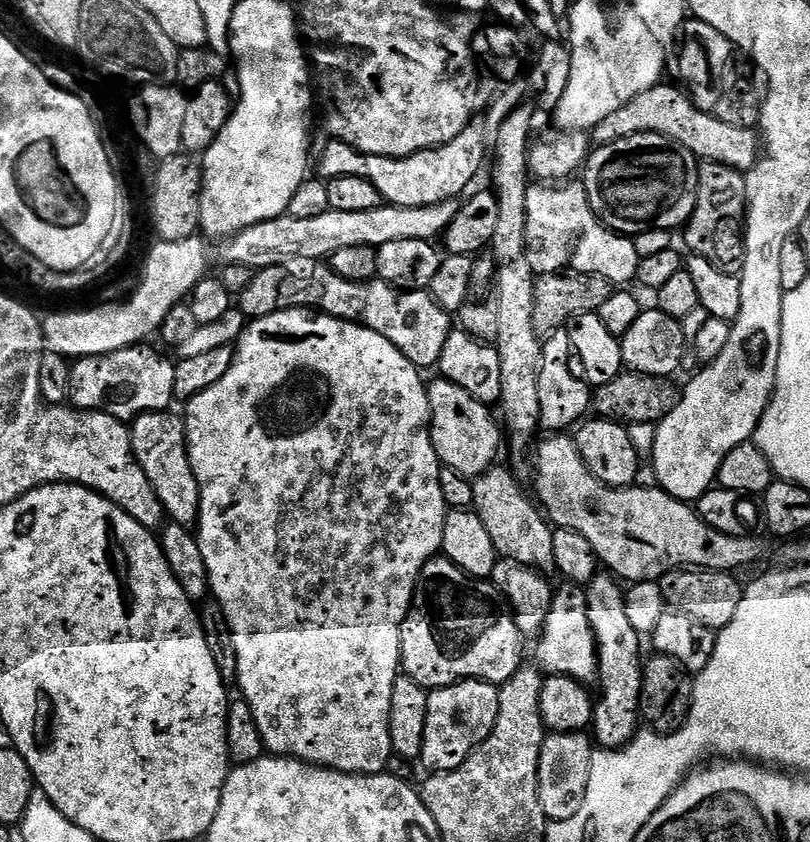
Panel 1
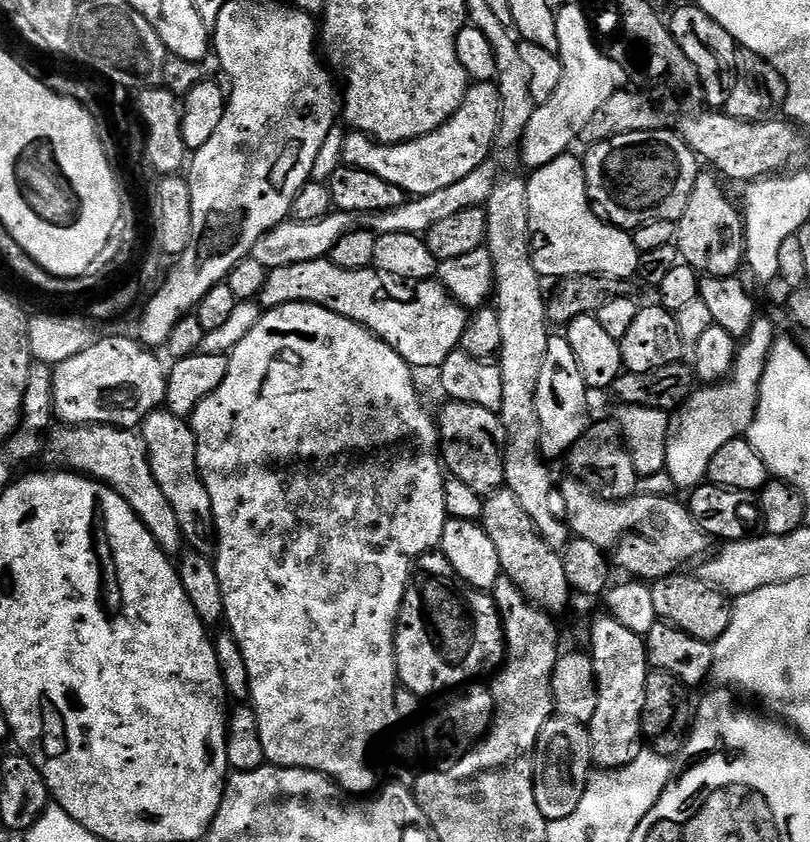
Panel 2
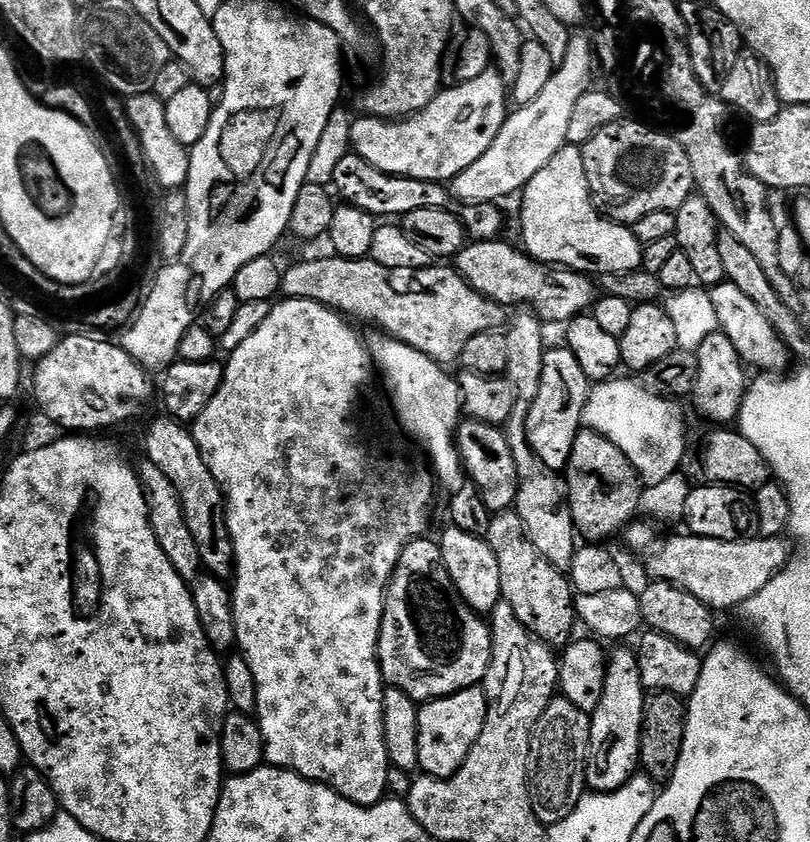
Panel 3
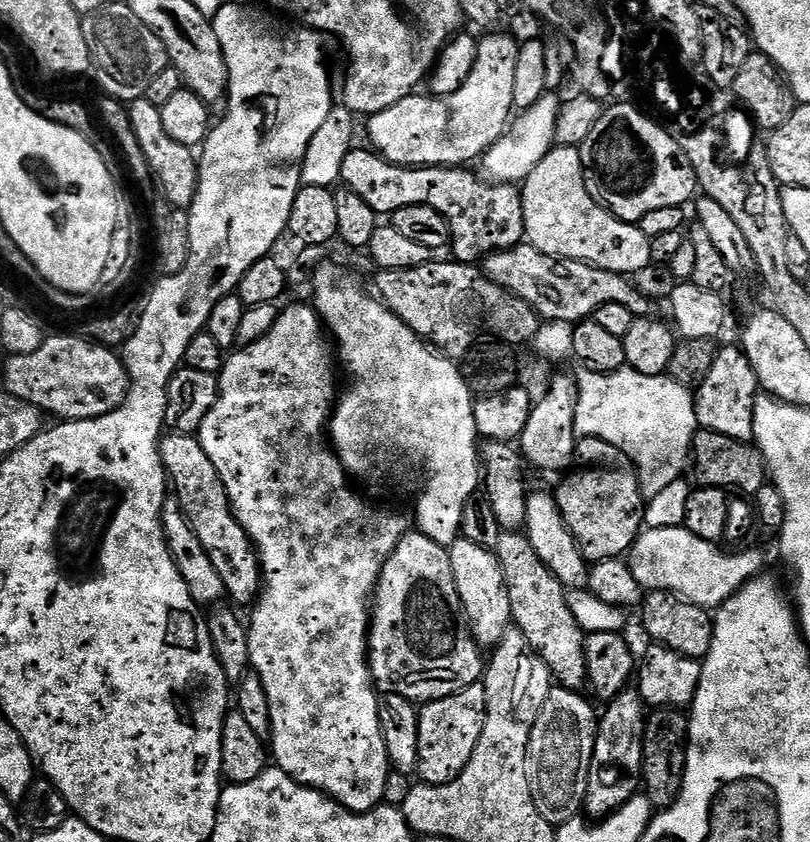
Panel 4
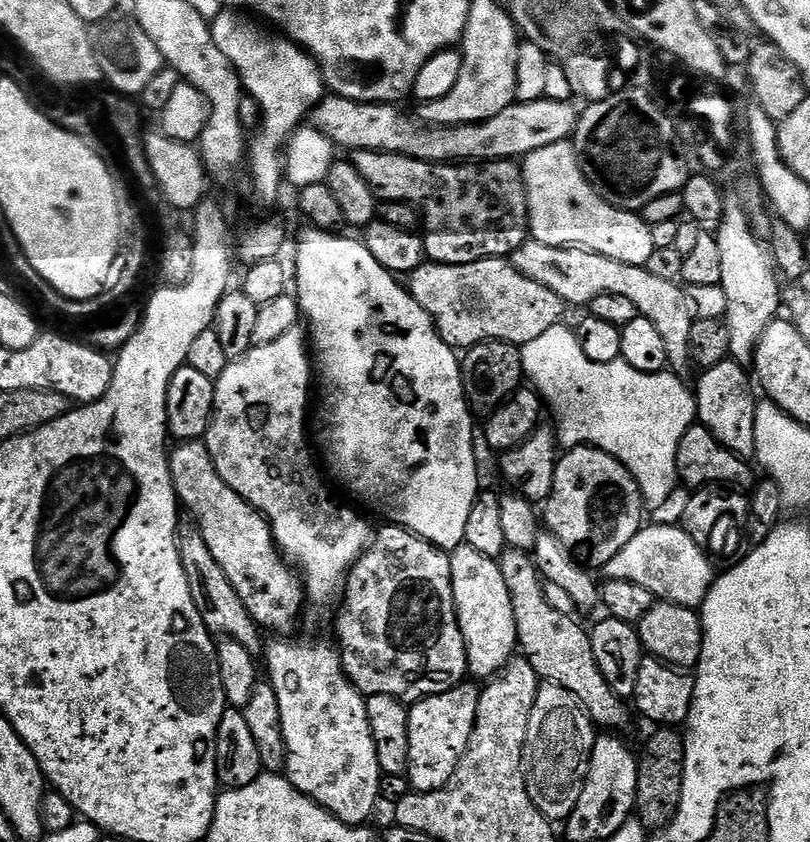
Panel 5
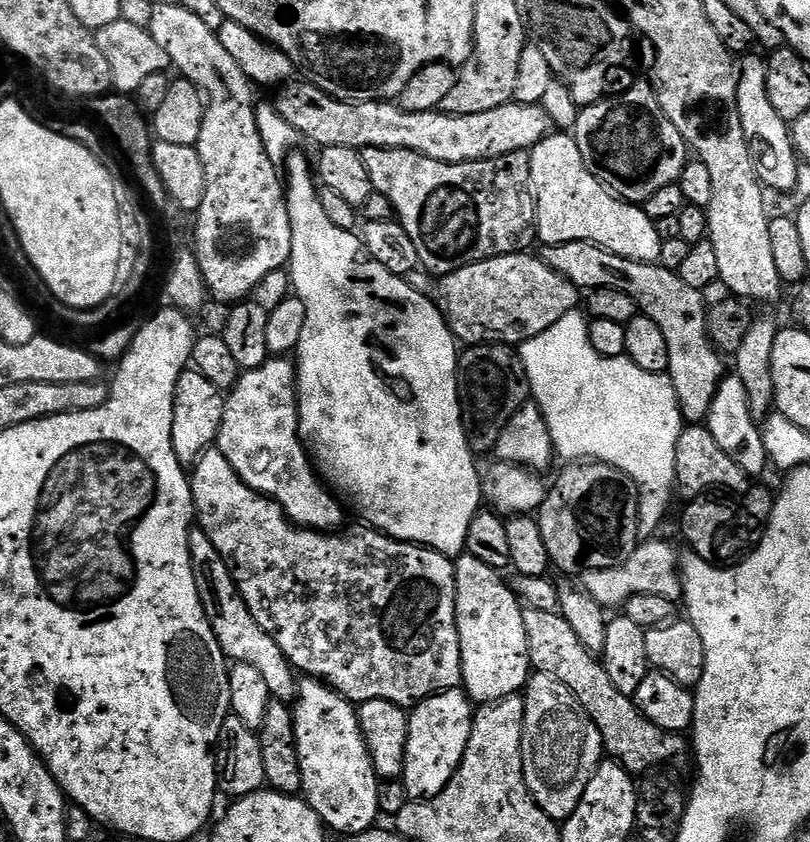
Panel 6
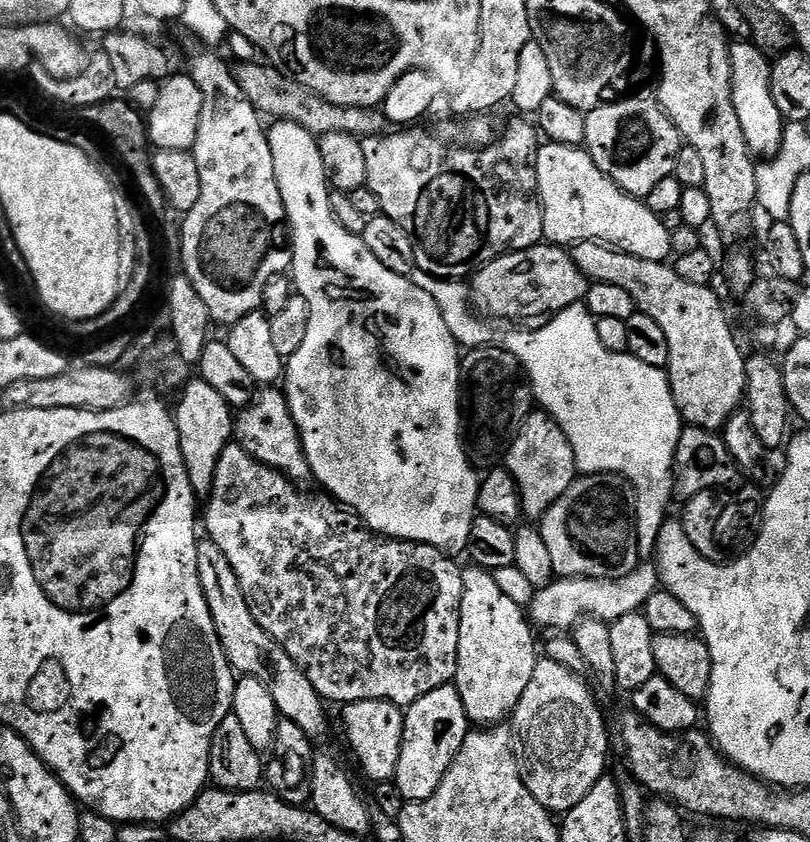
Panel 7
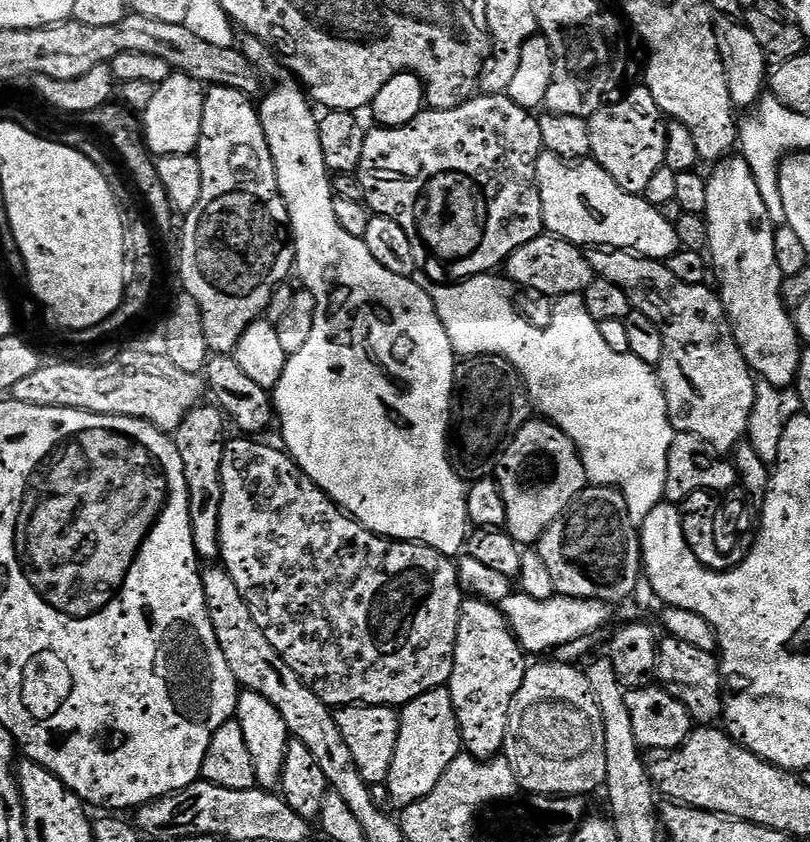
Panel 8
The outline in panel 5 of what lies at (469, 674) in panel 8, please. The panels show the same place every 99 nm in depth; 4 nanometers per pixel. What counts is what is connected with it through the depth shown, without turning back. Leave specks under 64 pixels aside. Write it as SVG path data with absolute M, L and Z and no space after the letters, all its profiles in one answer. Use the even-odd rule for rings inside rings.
M466 543L451 549L450 574L456 617L466 646L468 671L473 677L495 678L518 652L514 606L510 590L506 590L506 578L502 578L500 565L493 557L478 554L478 550Z

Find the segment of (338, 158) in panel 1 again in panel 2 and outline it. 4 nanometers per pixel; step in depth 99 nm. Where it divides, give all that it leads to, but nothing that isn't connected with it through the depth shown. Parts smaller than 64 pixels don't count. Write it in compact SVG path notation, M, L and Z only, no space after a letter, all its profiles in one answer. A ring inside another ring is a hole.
M473 83L456 113L441 128L417 140L378 144L366 134L349 131L344 138L343 163L386 178L386 182L398 186L409 197L435 194L446 186L454 186L454 182L462 182L474 169L485 167L484 159L494 152L499 128L500 89L495 83Z

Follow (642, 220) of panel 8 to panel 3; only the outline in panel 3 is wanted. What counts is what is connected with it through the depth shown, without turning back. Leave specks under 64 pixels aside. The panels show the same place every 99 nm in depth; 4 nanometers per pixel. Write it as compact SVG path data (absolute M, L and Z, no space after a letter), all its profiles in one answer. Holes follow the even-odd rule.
M579 147L560 148L558 154L554 154L554 158L530 178L519 200L522 248L533 260L596 278L623 275L641 267L644 249L631 227L611 218L603 220L596 213L584 169L584 154Z

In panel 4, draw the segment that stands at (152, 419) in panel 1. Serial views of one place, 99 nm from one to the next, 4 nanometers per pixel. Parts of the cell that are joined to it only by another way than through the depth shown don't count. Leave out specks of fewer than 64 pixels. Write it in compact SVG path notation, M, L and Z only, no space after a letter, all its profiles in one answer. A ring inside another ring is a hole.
M169 431L160 442L160 457L164 463L164 471L170 477L175 499L184 507L194 534L206 546L206 554L210 554L210 562L222 574L224 591L233 596L240 604L251 605L260 594L262 573L260 557L256 545L246 534L246 530L238 522L228 495L224 492L224 483L214 470L214 462L202 450L199 439L195 435Z

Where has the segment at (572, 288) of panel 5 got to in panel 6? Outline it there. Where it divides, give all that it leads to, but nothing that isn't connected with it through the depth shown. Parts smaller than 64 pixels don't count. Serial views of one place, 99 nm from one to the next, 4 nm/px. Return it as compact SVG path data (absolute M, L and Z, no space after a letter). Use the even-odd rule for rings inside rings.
M585 240L549 244L543 251L543 260L577 288L620 288L634 298L637 309L643 315L658 322L662 334L666 334L666 346L670 346L666 374L672 379L674 394L680 403L680 415L688 422L707 421L710 402L726 375L726 369L725 357L712 345L708 336L708 308L701 289L686 286L679 274L659 263L643 264L637 260L627 260Z

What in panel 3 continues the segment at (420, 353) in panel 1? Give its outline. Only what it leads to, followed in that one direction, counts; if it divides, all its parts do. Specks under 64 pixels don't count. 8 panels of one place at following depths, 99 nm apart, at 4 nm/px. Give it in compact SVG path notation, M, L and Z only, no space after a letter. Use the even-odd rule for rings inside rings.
M335 254L327 255L321 260L304 260L293 268L285 267L280 277L281 293L289 300L313 300L324 304L353 321L365 320L368 324L377 324L381 333L391 336L394 340L401 340L406 346L426 354L441 365L448 366L451 360L463 357L465 346L476 335L499 329L505 323L505 309L495 300L478 294L478 290L471 288L457 274L455 267L429 266L390 270L386 266L378 266L378 262L371 258L351 260Z

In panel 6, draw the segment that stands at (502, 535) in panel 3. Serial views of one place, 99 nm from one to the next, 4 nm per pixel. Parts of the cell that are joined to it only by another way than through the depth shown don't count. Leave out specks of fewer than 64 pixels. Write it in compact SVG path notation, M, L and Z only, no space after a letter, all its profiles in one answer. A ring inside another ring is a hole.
M525 607L524 625L528 657L533 669L558 678L566 686L566 690L570 690L570 694L578 698L594 726L598 726L605 753L618 761L627 772L648 774L659 769L656 768L659 764L676 764L684 755L689 755L689 741L681 733L664 732L662 726L654 726L650 718L640 713L633 697L622 694L622 690L614 687L614 682L610 682L610 674L606 674L597 653L582 646L582 641L578 634L574 634L570 622L566 622L566 618L559 612Z

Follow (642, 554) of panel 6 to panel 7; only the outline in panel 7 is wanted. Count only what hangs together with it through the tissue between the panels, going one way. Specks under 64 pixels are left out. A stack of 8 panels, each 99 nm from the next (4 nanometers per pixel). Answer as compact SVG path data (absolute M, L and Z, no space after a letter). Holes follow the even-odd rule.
M641 562L630 574L617 580L557 578L533 596L530 620L537 629L552 628L548 630L571 630L579 620L585 618L611 622L622 618L622 614L641 611L646 598L650 598L650 594L654 594L660 587L660 573L652 562Z

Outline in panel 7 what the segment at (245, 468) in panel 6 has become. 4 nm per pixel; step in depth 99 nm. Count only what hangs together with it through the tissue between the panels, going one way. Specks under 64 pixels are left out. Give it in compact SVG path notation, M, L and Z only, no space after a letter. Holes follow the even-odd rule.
M268 386L257 391L255 400L239 409L234 420L234 436L259 464L275 468L293 482L300 482L304 475L306 477L309 475L308 460L304 457L300 432L292 420L287 395L278 389L276 386Z

